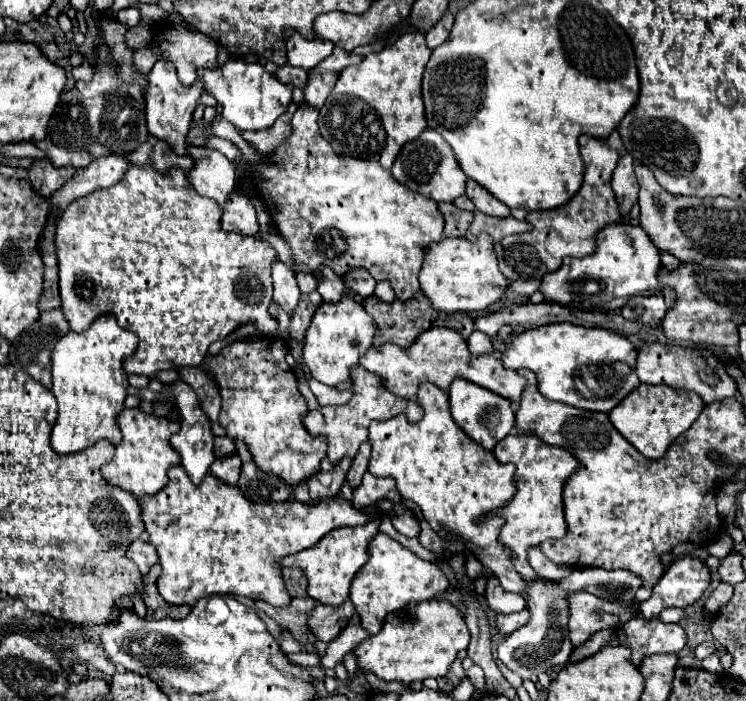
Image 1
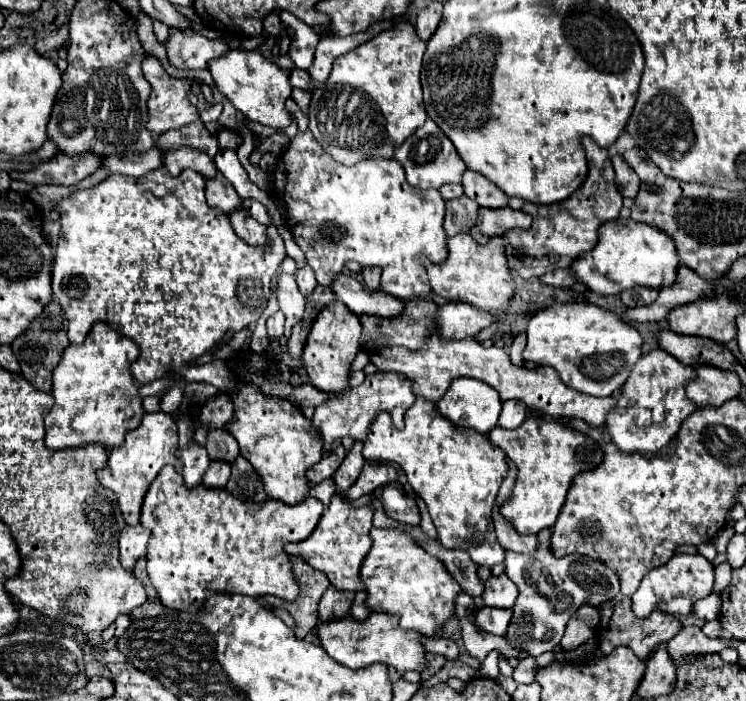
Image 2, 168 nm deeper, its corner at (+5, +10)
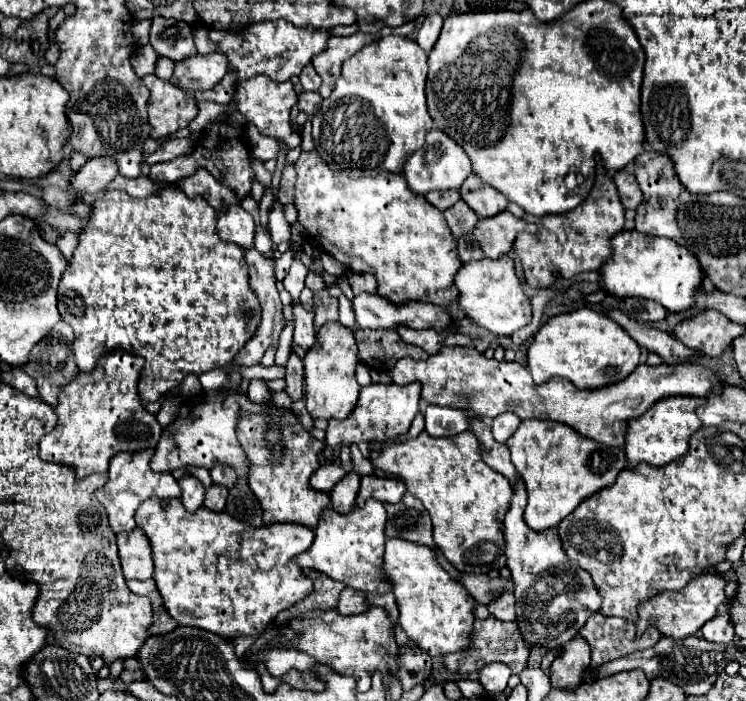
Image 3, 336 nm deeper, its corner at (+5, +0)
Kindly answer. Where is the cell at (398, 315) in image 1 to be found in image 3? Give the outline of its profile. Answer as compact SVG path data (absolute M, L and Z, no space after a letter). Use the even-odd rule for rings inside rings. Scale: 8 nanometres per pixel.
M356 330L360 360L378 372L388 372L396 360L410 356L414 360L426 360L428 354L412 344L404 344L396 330Z

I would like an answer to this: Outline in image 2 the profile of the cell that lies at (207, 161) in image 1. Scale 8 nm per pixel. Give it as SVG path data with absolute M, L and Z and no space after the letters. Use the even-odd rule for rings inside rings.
M220 172L216 174L216 178L206 180L206 200L208 206L222 210L224 214L232 214L242 208L242 198Z

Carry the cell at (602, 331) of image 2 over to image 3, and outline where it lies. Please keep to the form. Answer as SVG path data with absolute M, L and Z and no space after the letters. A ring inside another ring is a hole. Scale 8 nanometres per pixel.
M580 308L570 314L552 316L534 334L528 348L528 368L536 384L546 382L550 376L570 380L578 390L604 388L608 382L628 378L640 360L640 346L626 334L626 330L612 318Z

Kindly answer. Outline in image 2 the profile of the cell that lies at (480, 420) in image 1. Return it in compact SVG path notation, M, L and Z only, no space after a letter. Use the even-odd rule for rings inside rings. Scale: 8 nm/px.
M458 378L436 402L436 410L456 426L486 434L498 424L502 402L492 386L472 378Z

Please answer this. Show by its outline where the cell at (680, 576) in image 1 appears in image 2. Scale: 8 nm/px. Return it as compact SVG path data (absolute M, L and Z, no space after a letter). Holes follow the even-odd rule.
M676 554L664 566L654 568L646 578L642 578L638 590L632 594L632 612L638 618L650 616L652 610L662 610L666 614L690 614L694 602L710 596L714 590L714 566L700 554Z

